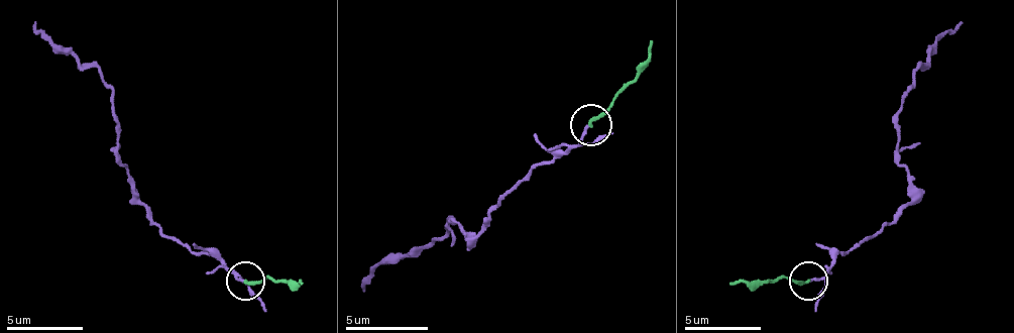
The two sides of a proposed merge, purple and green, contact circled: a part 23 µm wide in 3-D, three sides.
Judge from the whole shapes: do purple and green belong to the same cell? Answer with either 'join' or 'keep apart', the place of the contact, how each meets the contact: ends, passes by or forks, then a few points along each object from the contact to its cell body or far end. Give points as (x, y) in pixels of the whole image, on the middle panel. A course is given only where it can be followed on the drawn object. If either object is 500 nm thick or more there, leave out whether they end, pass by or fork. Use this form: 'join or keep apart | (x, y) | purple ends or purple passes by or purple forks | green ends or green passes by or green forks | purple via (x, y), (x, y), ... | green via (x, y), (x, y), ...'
keep apart | (590, 125) | purple ends | green ends | purple via (587, 126), (583, 138), (514, 188), (472, 237), (451, 221), (427, 249), (389, 253), (365, 291) | green via (591, 126), (637, 77), (654, 39)

